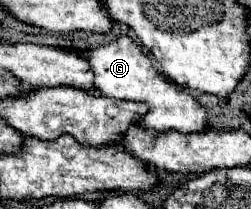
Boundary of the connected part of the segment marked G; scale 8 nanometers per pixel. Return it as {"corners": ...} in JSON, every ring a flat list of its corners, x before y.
{"corners":[[120,38,106,46,98,46,82,52,82,56,90,62,96,76,96,90,108,98,122,98,134,102,146,102,150,112,140,120,142,126,156,132,200,132,208,128,206,108,190,96,186,90,178,88,174,82,162,78,152,64,152,60,128,38]]}

